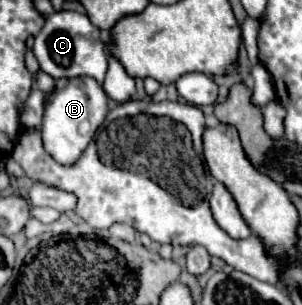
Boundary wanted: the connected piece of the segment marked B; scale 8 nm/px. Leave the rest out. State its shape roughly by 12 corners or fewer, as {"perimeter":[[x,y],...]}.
{"perimeter":[[92,77],[56,79],[40,127],[44,149],[74,165],[108,113]]}

